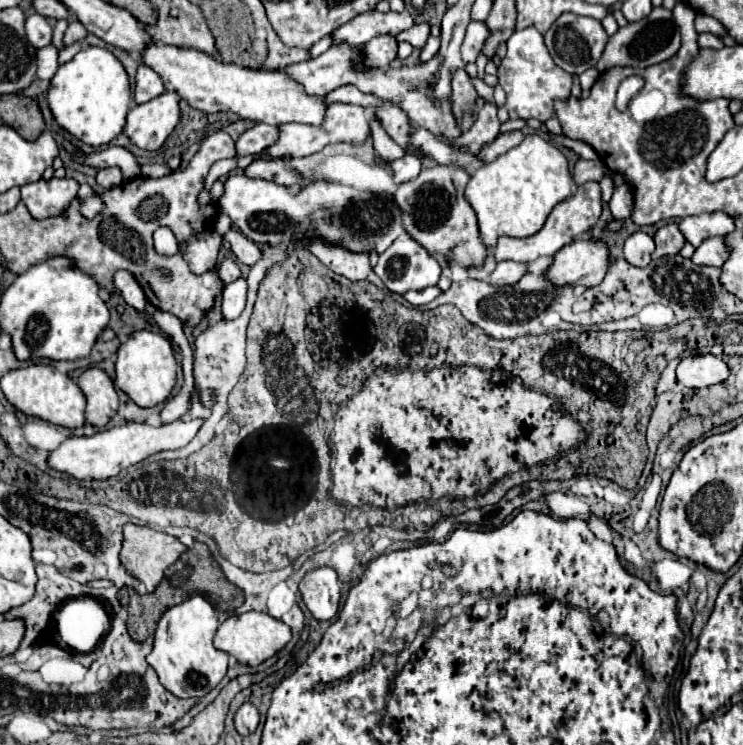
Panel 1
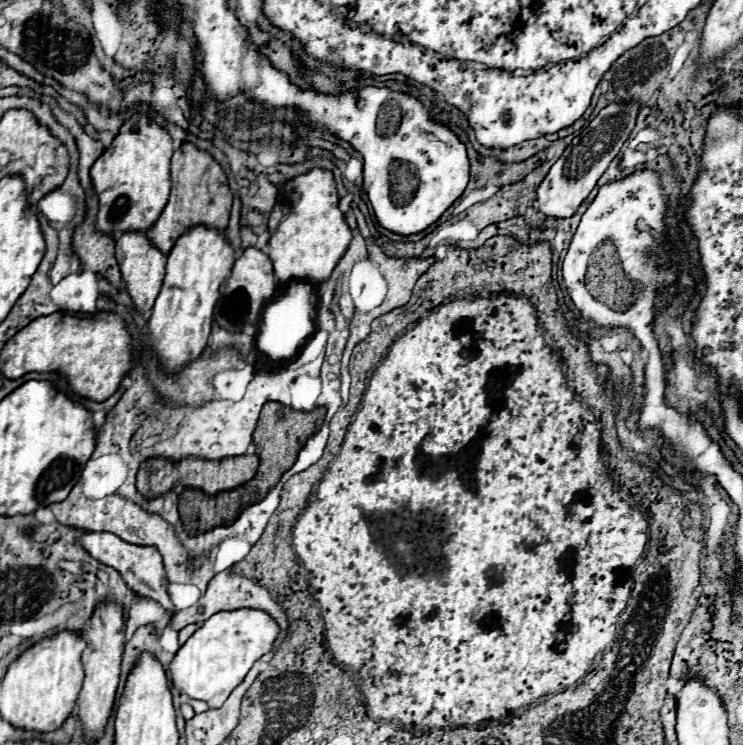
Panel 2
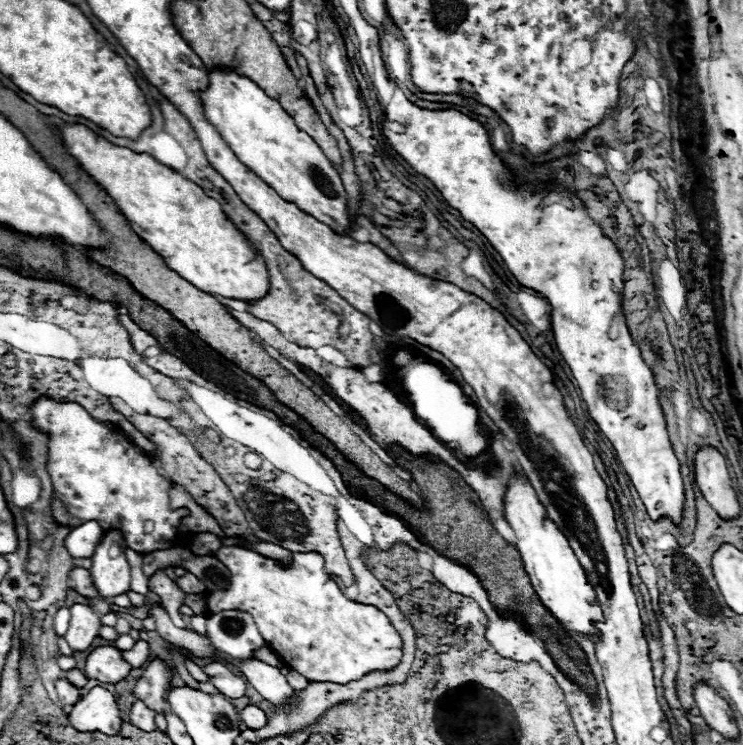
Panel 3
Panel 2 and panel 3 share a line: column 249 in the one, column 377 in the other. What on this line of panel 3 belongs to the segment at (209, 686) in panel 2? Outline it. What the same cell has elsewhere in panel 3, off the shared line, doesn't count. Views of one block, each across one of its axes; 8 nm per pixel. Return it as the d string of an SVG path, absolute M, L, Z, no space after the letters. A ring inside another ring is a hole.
M222 546L216 552L216 558L230 570L230 586L226 592L212 592L206 596L208 610L240 610L250 612L254 622L258 624L258 632L266 644L282 656L284 664L300 672L304 678L314 682L336 682L348 684L352 680L360 680L362 676L374 670L390 670L396 668L402 660L402 638L390 624L388 616L374 606L352 602L344 598L336 582L324 570L324 558L316 552L298 552L294 554L294 562L290 568L284 568L280 562L270 560L254 550L238 548L238 546Z

